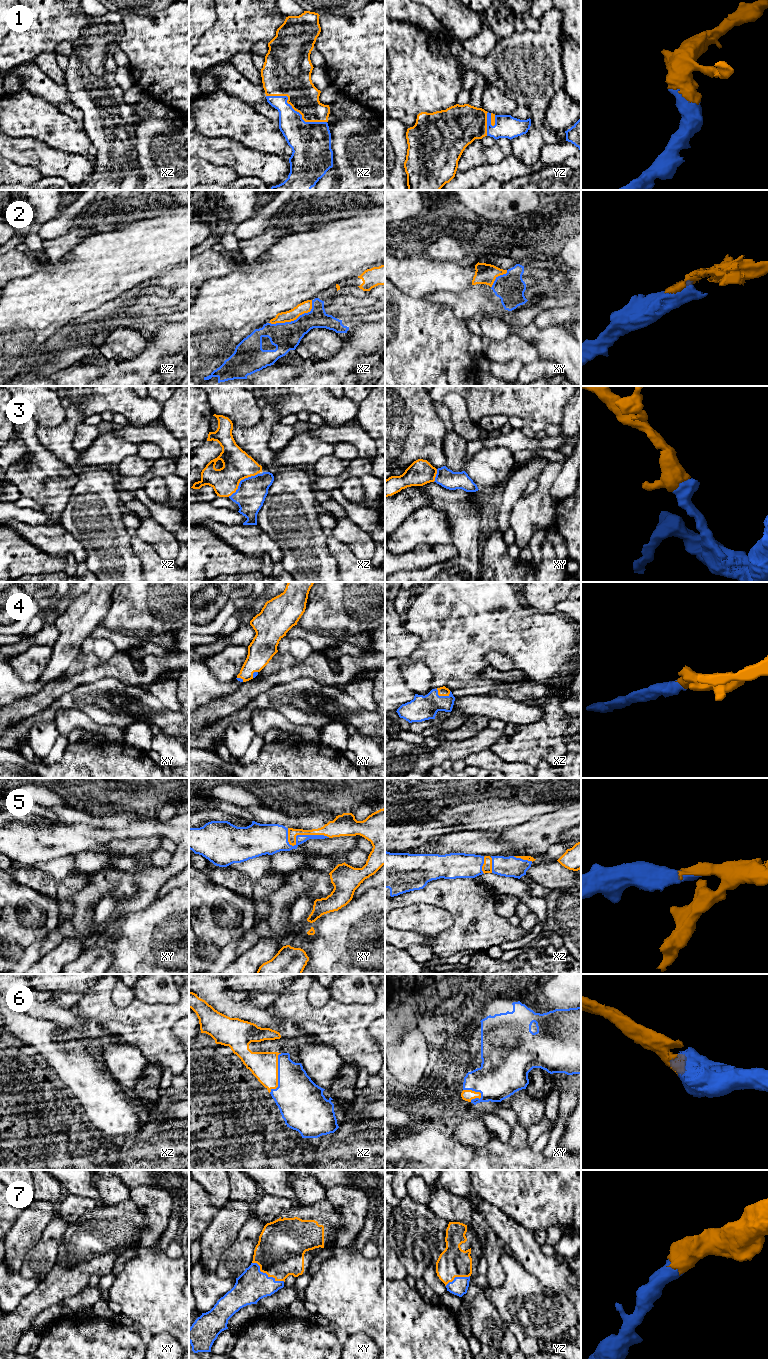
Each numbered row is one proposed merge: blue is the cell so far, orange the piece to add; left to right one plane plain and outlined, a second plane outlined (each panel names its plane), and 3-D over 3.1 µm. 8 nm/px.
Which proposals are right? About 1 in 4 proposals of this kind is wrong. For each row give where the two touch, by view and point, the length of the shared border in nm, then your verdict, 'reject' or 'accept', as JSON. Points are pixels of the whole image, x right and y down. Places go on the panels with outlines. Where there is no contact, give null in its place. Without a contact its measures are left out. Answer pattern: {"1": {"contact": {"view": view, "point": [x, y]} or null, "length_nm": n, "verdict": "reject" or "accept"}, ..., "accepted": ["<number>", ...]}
{"1": {"contact": {"view": "xz", "point": [294, 110]}, "length_nm": 550, "verdict": "accept"}, "2": {"contact": {"view": "xz", "point": [294, 320]}, "length_nm": 400, "verdict": "accept"}, "3": {"contact": {"view": "xz", "point": [240, 481]}, "length_nm": 300, "verdict": "accept"}, "4": {"contact": {"view": "xz", "point": [441, 696]}, "length_nm": 130, "verdict": "accept"}, "5": {"contact": {"view": "xy", "point": [299, 835]}, "length_nm": 360, "verdict": "accept"}, "6": {"contact": {"view": "xz", "point": [278, 1073]}, "length_nm": 340, "verdict": "accept"}, "7": {"contact": {"view": "xy", "point": [266, 1274]}, "length_nm": 300, "verdict": "accept"}, "accepted": ["1", "2", "3", "4", "5", "6", "7"]}

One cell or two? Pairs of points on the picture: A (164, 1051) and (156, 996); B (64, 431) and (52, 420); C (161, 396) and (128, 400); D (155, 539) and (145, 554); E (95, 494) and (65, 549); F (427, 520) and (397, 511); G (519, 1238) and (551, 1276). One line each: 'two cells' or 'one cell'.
A: two cells
B: two cells
C: two cells
D: two cells
E: two cells
F: two cells
G: one cell

